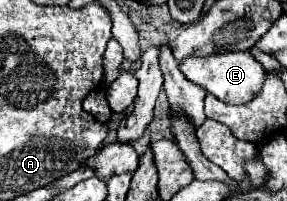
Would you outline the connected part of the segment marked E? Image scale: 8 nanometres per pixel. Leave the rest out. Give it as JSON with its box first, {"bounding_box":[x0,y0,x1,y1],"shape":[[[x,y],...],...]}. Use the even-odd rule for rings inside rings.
{"bounding_box":[180,51,266,105],"shape":[[[234,51],[234,53],[220,53],[220,55],[208,55],[208,57],[188,57],[180,63],[182,73],[192,83],[204,87],[208,93],[216,95],[220,101],[230,105],[242,105],[246,101],[252,101],[252,97],[258,95],[258,89],[262,89],[266,81],[264,67],[252,57],[250,51]]]}

